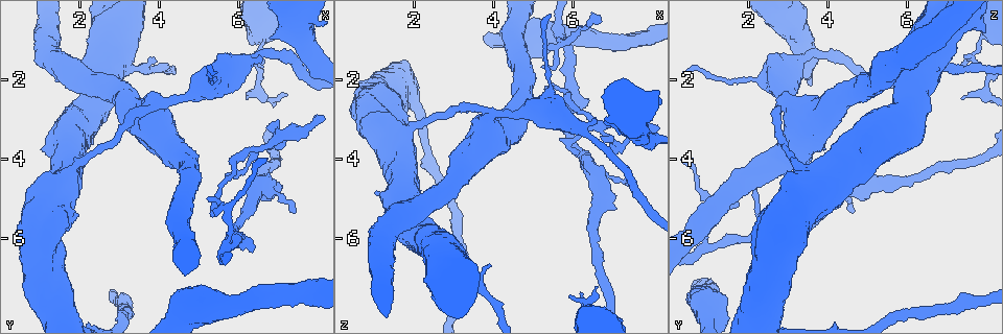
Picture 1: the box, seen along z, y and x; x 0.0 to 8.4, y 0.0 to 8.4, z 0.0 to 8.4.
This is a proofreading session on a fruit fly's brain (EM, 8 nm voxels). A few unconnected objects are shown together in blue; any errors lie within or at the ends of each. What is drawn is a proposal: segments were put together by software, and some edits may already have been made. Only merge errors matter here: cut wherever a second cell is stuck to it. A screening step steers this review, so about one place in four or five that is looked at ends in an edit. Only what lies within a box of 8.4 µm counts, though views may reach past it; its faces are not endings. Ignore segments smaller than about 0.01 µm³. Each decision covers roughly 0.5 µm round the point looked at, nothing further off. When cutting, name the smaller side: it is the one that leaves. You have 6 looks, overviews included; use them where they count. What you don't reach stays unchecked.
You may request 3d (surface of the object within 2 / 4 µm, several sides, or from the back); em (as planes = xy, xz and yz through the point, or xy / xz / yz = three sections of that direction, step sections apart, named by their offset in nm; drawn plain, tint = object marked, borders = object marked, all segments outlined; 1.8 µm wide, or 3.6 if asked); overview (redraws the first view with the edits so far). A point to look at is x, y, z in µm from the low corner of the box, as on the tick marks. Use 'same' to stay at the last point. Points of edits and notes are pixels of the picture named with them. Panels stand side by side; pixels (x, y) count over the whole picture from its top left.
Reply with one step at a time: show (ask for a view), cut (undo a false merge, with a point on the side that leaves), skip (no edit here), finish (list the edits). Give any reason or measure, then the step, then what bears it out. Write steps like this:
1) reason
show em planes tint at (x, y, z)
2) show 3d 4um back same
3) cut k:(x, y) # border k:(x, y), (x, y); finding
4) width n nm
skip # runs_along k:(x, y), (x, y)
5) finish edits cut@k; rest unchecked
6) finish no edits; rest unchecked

a narrow waist
show 3d 2um at (6.65, 3.70, 3.20)

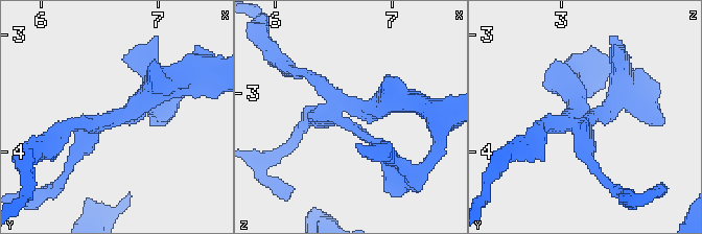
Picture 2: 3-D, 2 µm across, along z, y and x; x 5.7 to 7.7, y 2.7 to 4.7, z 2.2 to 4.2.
need the tissue
show em xz step 4 plain at (6.60, 3.72, 3.14)

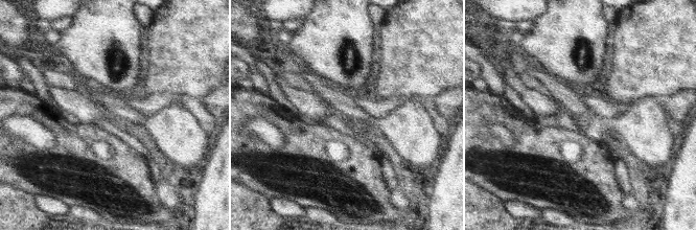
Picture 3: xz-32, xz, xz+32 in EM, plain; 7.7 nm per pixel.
show em xz step 4 tint same

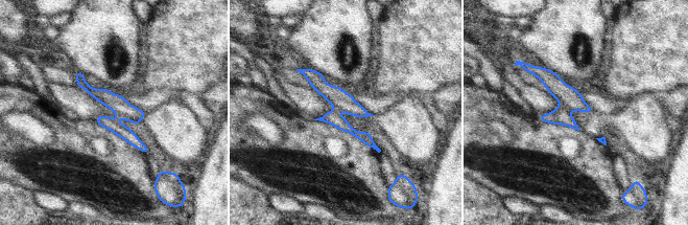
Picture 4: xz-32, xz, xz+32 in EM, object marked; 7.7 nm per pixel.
cut 4:(561, 115) # two cells meet here

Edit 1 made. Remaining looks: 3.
sudden change in width
show em planes plain at (5.40, 2.00, 1.90)

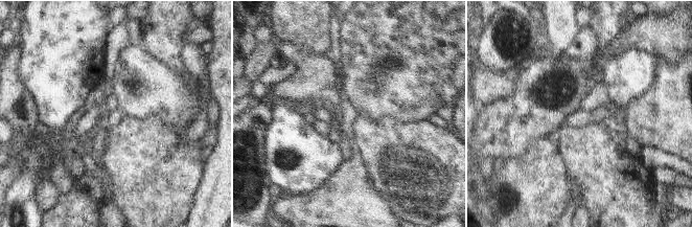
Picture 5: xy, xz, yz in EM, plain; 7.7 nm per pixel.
with the object marked
show em planes tint same

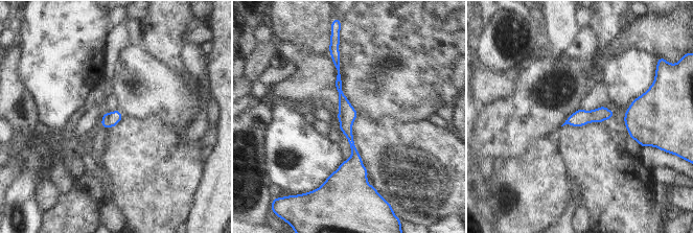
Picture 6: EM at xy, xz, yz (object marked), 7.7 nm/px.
skip # runs_along 6:(335, 56), (354, 152), (344, 180); all the same cell

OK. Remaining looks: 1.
finish edits cut@4; rest unchecked

